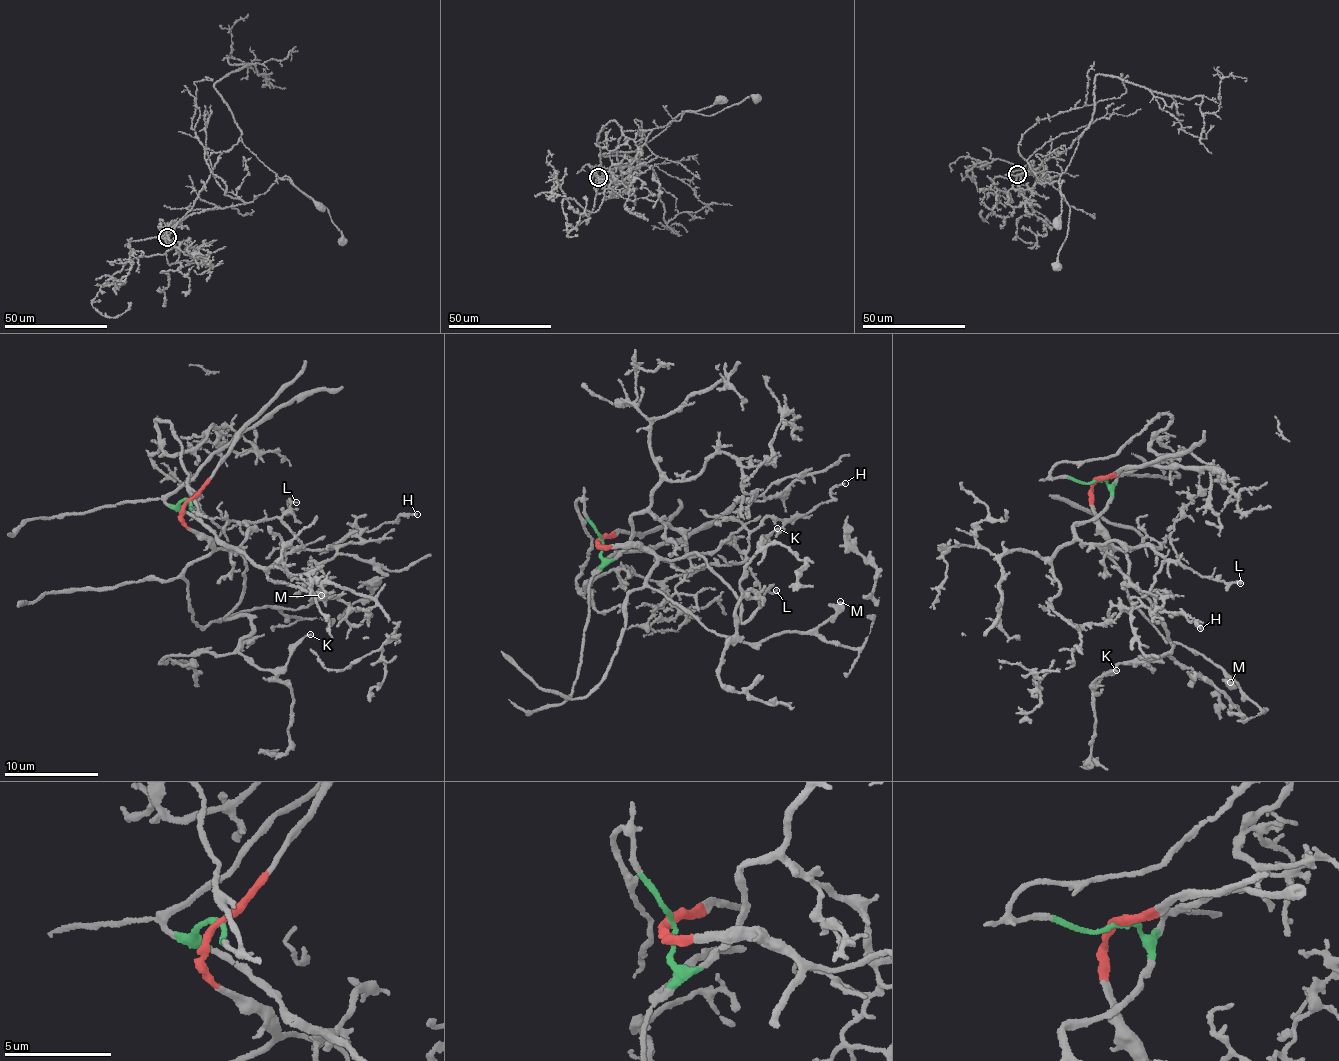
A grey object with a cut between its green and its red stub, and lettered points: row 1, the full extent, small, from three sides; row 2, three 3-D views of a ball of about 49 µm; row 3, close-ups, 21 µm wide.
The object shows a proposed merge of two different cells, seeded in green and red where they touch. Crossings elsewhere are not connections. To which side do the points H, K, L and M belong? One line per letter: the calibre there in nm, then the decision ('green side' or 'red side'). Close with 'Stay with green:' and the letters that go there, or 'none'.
H: 160 nm thick; green side
K: 170 nm thick; red side
L: 190 nm thick; green side
M: 420 nm thick; red side
Stay with green: H, L

